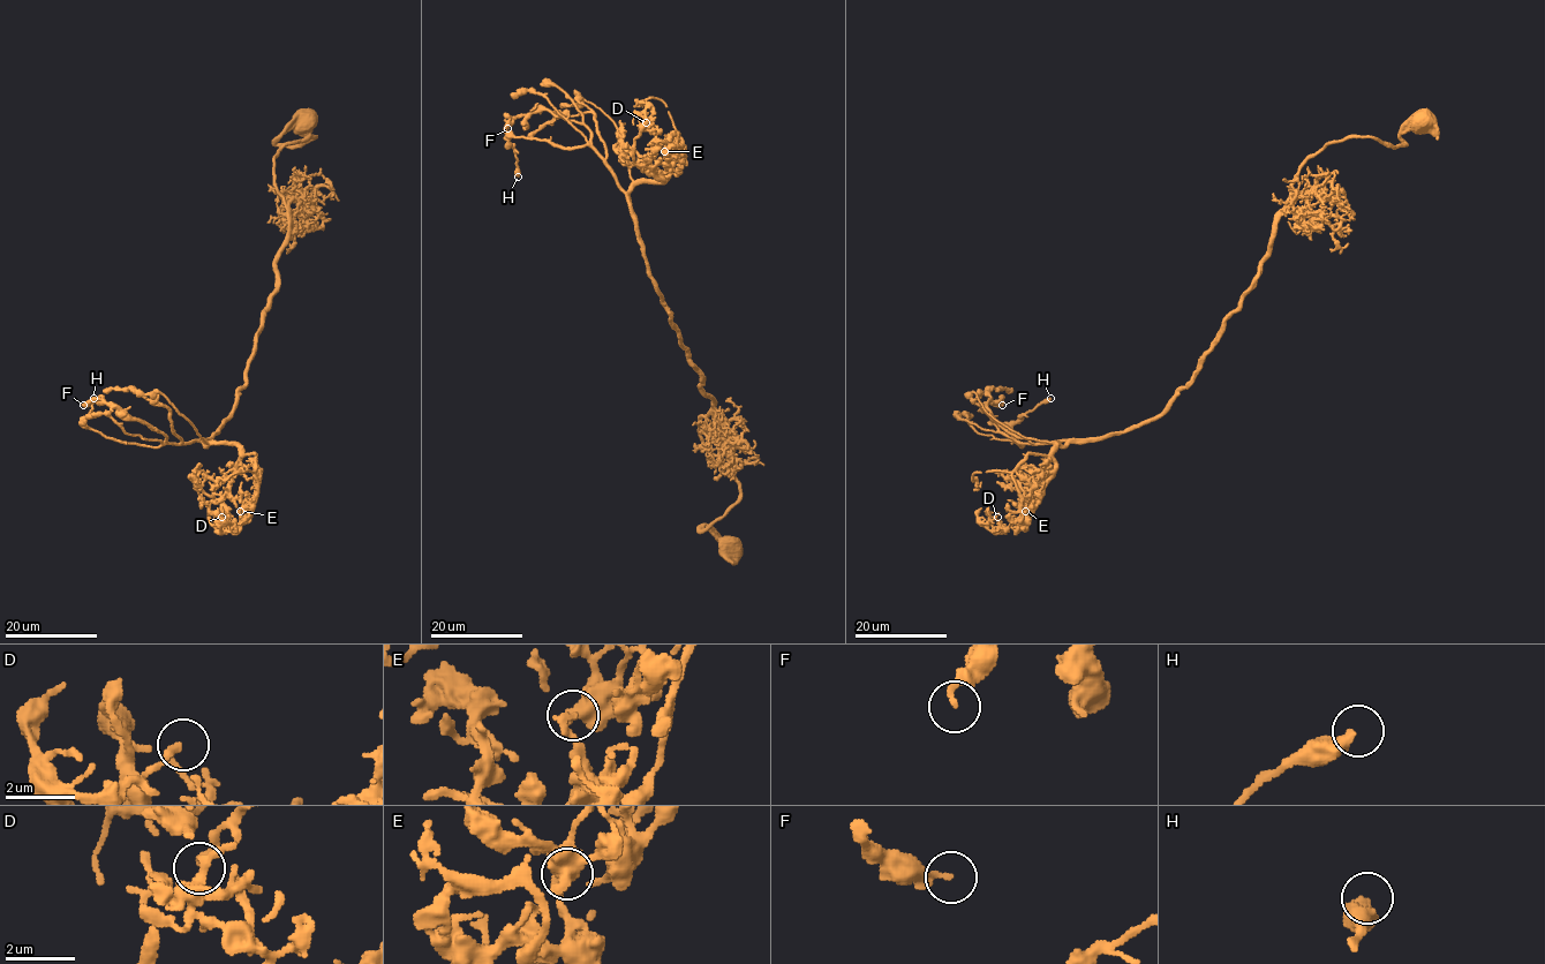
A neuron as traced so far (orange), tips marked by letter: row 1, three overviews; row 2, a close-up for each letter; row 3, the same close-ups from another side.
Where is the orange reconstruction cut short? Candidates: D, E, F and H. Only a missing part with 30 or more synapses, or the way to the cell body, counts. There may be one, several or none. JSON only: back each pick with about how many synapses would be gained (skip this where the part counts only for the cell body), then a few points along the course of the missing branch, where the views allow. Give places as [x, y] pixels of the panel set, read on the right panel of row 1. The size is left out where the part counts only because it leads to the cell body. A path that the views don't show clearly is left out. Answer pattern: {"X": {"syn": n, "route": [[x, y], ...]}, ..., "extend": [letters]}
{"extend": []}

